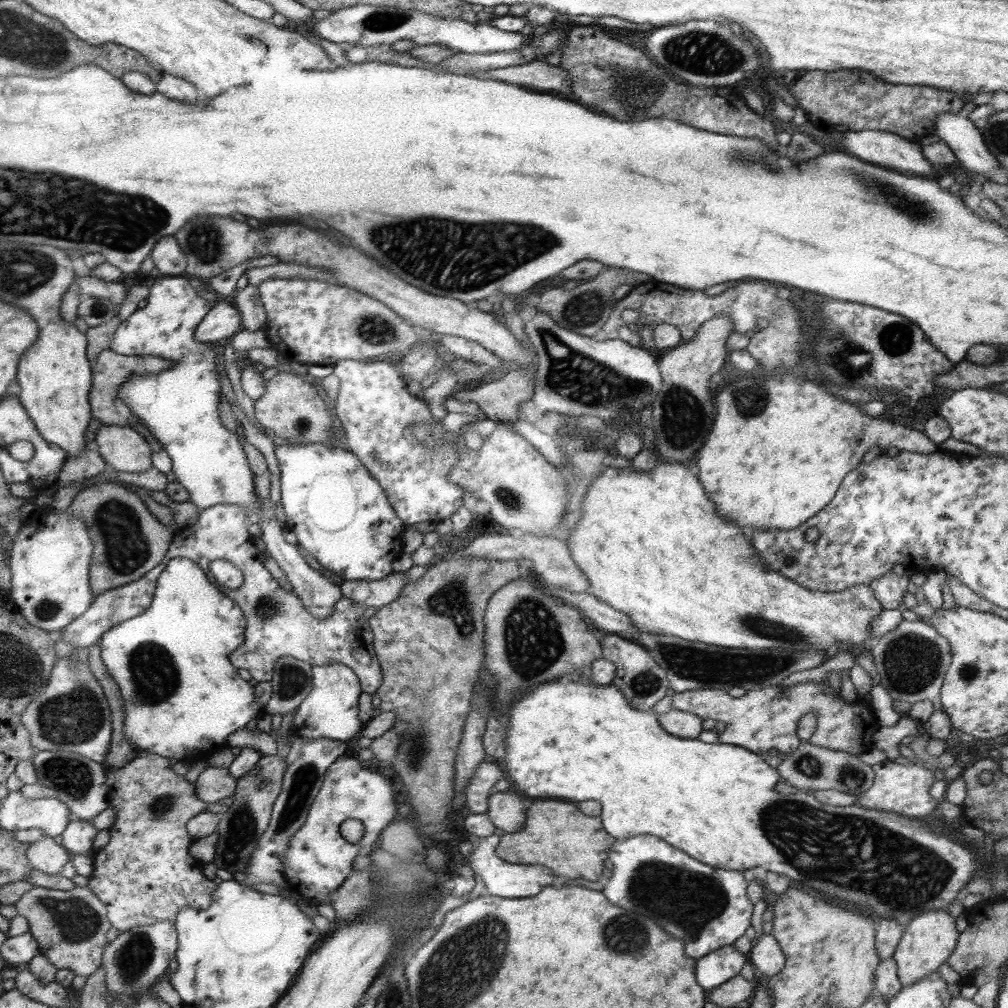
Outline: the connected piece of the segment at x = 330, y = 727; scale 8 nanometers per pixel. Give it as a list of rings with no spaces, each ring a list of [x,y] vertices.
[[[329,662],[322,666],[312,665],[312,690],[300,703],[294,717],[295,735],[306,738],[324,737],[346,742],[363,730],[358,716],[361,686],[351,668],[341,662]]]

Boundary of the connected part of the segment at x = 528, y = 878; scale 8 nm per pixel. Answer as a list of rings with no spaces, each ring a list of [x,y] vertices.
[[[498,835],[478,839],[474,851],[465,857],[468,866],[473,870],[473,875],[476,874],[482,879],[486,894],[500,898],[526,898],[526,896],[536,896],[544,886],[550,886],[554,882],[554,874],[547,866],[511,863],[500,858],[496,854],[496,847],[500,841],[501,837]]]

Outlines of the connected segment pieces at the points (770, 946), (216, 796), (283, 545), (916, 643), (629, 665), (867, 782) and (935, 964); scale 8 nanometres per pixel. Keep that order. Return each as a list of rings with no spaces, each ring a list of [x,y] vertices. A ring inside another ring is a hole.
[[[770,933],[763,934],[759,940],[755,941],[747,957],[748,962],[767,977],[778,974],[786,962],[784,951]]]
[[[207,766],[200,773],[194,785],[196,796],[200,800],[209,804],[215,804],[217,801],[222,800],[222,798],[233,796],[237,780],[226,768]]]
[[[265,519],[259,523],[262,534],[260,538],[266,545],[265,548],[270,552],[270,556],[276,560],[278,566],[286,573],[287,579],[292,585],[293,591],[298,595],[306,610],[313,614],[317,619],[323,619],[331,615],[335,602],[338,602],[343,597],[341,588],[336,583],[333,583],[328,577],[316,569],[312,569],[300,554],[298,547],[292,546],[286,542],[282,535],[281,529],[277,519]]]
[[[924,621],[902,622],[889,633],[873,641],[869,646],[881,685],[893,700],[904,700],[911,705],[920,700],[930,700],[935,710],[942,709],[941,686],[951,665],[951,646],[933,626]]]
[[[606,634],[601,640],[603,658],[616,665],[616,676],[610,683],[615,686],[636,710],[651,710],[658,700],[666,696],[670,688],[666,672],[652,658],[652,655],[638,642],[627,638],[620,638],[614,634]]]
[[[808,740],[791,753],[782,755],[778,768],[782,780],[786,780],[790,786],[796,786],[799,790],[839,790],[851,794],[857,799],[868,790],[875,779],[873,768],[864,763],[859,755],[851,755],[842,751],[825,749]]]
[[[932,910],[916,915],[904,927],[902,939],[892,956],[897,964],[897,975],[901,986],[910,986],[925,976],[937,972],[936,970],[947,962],[948,957],[956,949],[958,936],[955,919],[947,910]]]

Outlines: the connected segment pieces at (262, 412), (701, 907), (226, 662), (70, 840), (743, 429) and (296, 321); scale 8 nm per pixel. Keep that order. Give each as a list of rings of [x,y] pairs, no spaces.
[[[280,371],[267,381],[264,395],[254,402],[258,423],[274,433],[276,437],[291,443],[290,445],[304,446],[310,443],[332,447],[338,445],[338,434],[326,403],[318,395],[316,388],[298,375]]]
[[[648,834],[617,839],[611,843],[608,856],[614,869],[602,890],[604,896],[620,908],[652,918],[658,926],[684,940],[690,958],[702,958],[724,946],[733,946],[751,926],[754,906],[748,899],[748,883],[741,871],[708,866]]]
[[[174,557],[166,560],[167,565],[157,578],[157,585],[151,605],[145,611],[134,618],[124,620],[116,626],[107,630],[99,639],[99,647],[103,663],[108,669],[108,674],[112,676],[112,680],[120,687],[120,694],[124,699],[125,710],[125,727],[124,732],[126,738],[135,744],[140,751],[154,752],[164,758],[176,758],[178,761],[183,761],[186,755],[190,752],[206,751],[212,752],[225,747],[225,738],[230,736],[236,730],[247,726],[252,719],[258,720],[265,714],[264,708],[256,703],[254,697],[254,686],[250,685],[246,680],[242,680],[237,672],[237,667],[234,666],[229,659],[233,651],[236,651],[240,643],[244,640],[246,619],[241,608],[227,595],[218,591],[208,580],[208,574],[204,572],[195,562],[189,557]]]
[[[73,818],[69,821],[62,835],[61,845],[73,855],[93,856],[93,840],[98,830],[91,821]]]
[[[776,369],[774,371],[765,371],[762,375],[758,374],[740,374],[736,378],[730,377],[726,384],[714,390],[715,393],[715,406],[716,406],[716,418],[712,426],[712,432],[706,440],[706,444],[700,448],[698,452],[698,462],[693,466],[700,470],[700,484],[704,486],[704,490],[708,493],[708,496],[712,498],[712,502],[718,506],[718,512],[722,518],[728,518],[729,523],[734,523],[742,531],[744,527],[752,528],[753,532],[758,530],[794,530],[799,528],[803,522],[806,522],[809,518],[812,518],[816,513],[819,513],[833,498],[838,488],[840,488],[841,482],[844,477],[850,473],[850,471],[856,469],[860,464],[864,454],[872,448],[872,446],[879,446],[882,448],[890,448],[890,446],[896,446],[899,451],[906,450],[910,452],[920,454],[930,454],[940,450],[939,445],[932,442],[925,436],[924,433],[916,430],[910,430],[910,428],[904,428],[900,424],[894,424],[889,422],[884,417],[870,417],[864,414],[859,405],[852,404],[848,401],[844,402],[844,398],[836,398],[832,394],[828,394],[828,391],[820,386],[816,386],[814,382],[810,382],[804,377],[796,376],[794,373],[782,369]]]
[[[266,278],[259,290],[266,311],[265,335],[279,354],[307,365],[335,365],[348,359],[396,362],[421,336],[383,302],[358,290],[314,279]]]

